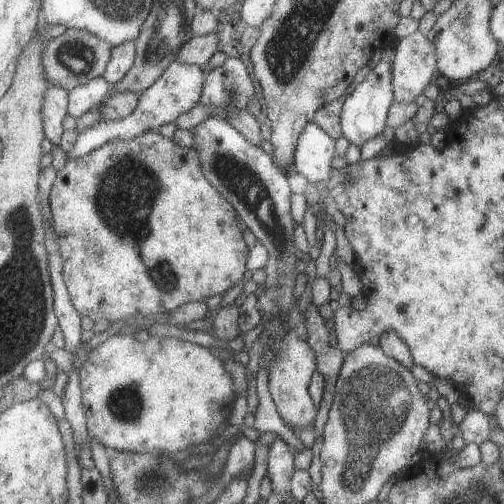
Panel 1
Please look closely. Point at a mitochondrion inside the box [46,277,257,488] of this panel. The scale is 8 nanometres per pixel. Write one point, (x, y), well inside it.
(124, 403)

